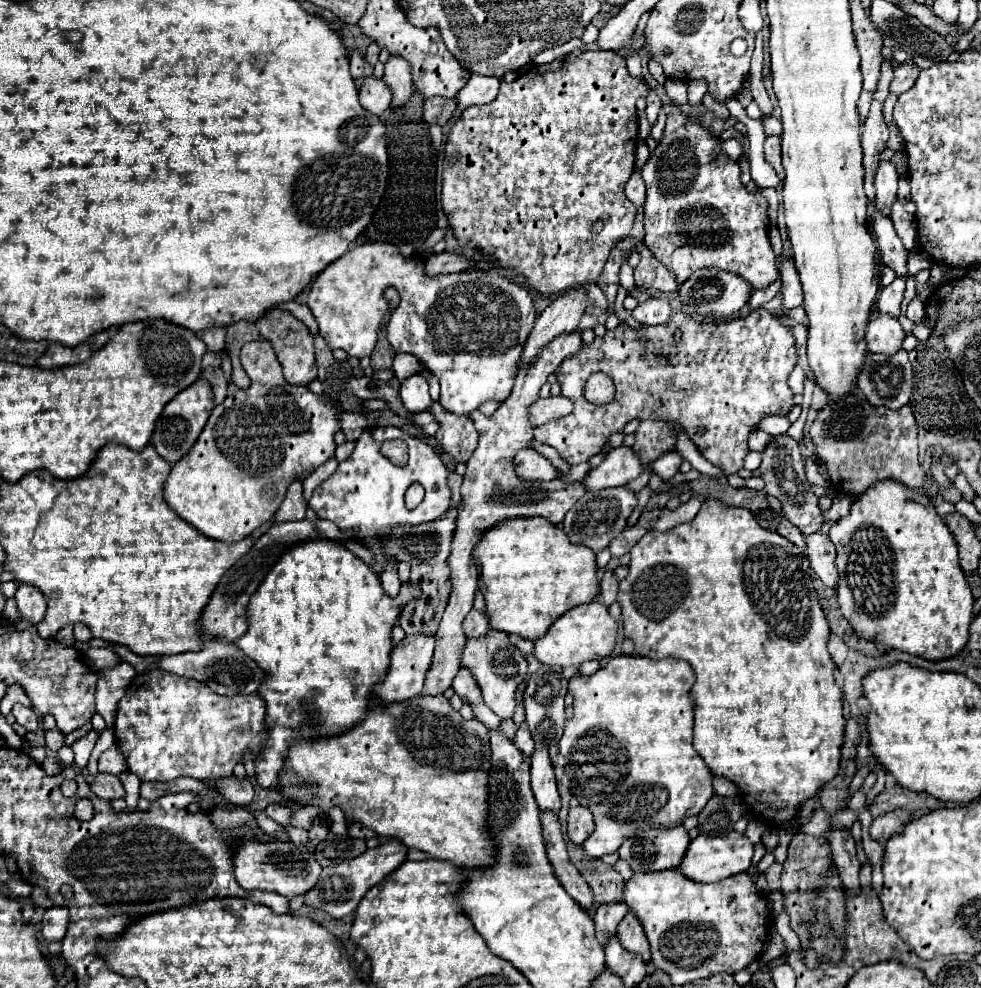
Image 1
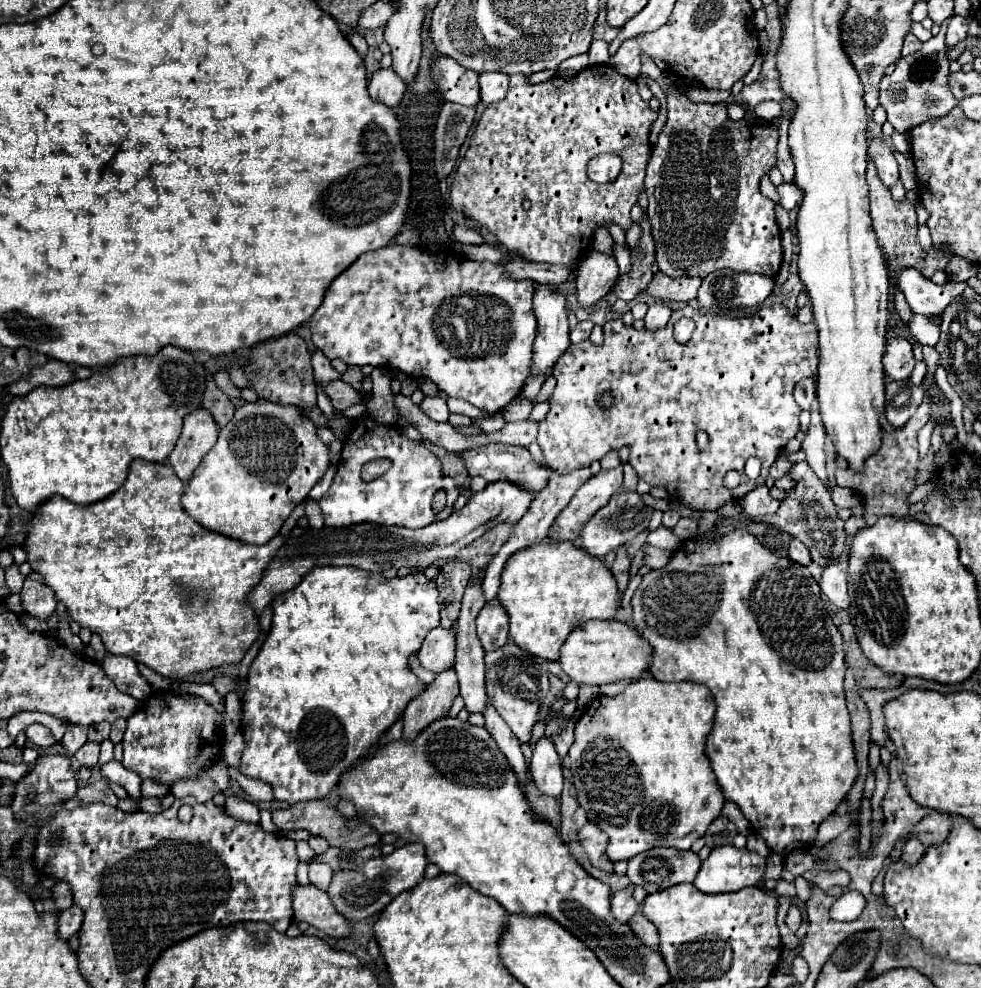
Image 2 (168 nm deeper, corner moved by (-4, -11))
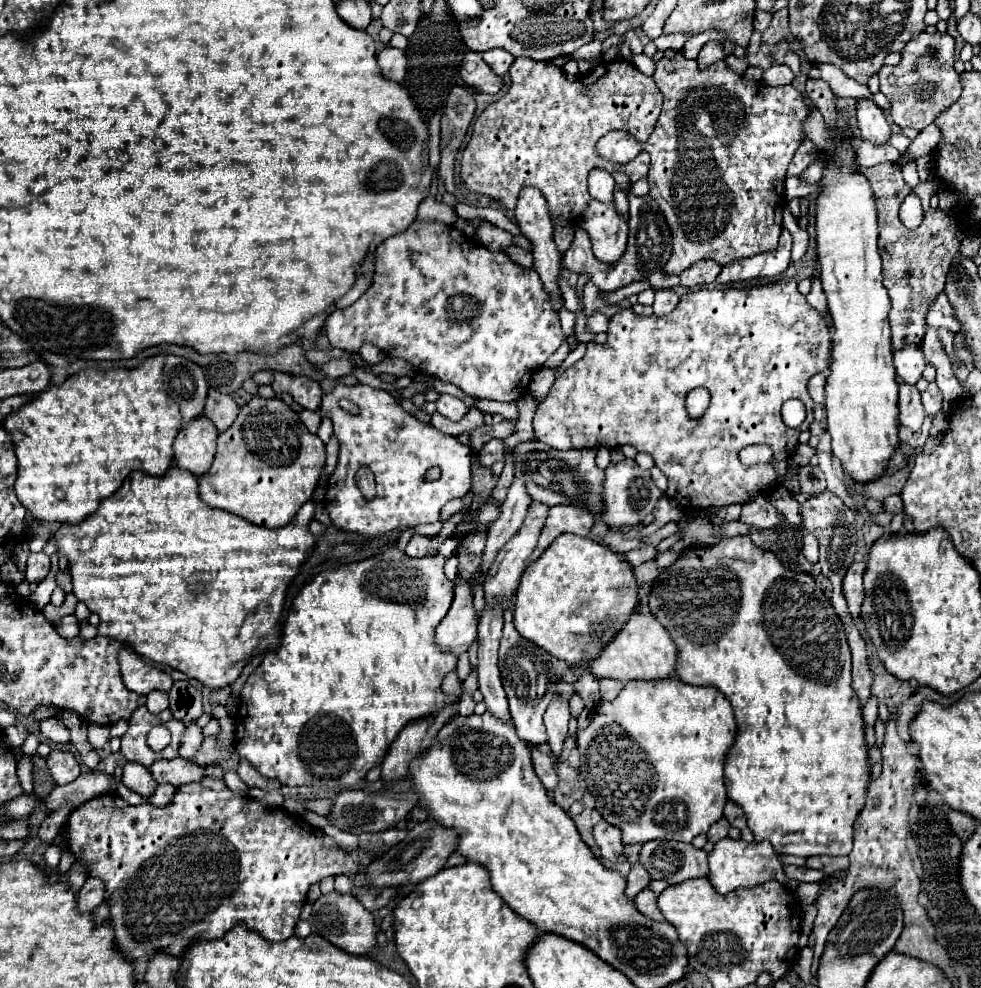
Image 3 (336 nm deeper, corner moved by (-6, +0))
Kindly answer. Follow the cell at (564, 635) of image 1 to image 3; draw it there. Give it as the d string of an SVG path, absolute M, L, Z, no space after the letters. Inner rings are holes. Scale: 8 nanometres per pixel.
M633 612L629 620L623 624L623 628L611 638L609 644L603 646L597 658L587 660L589 670L597 678L617 678L617 680L655 680L655 678L667 678L673 674L675 668L675 654L677 648L665 628L651 616L651 614L639 614Z

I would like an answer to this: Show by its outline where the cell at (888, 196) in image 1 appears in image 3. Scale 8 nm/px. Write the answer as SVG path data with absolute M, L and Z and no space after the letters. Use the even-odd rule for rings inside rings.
M873 100L857 102L857 126L859 126L861 138L871 144L883 146L891 138L889 122L887 122L883 110Z

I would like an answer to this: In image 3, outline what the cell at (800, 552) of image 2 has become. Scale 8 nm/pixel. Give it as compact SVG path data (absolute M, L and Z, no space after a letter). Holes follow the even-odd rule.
M805 534L805 536L803 536L803 554L805 554L805 558L807 558L809 562L817 562L817 558L819 558L817 548L819 548L817 538Z

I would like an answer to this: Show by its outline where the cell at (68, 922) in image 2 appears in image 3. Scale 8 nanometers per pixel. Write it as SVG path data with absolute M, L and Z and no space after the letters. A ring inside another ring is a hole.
M87 878L87 882L83 884L83 888L79 890L79 898L77 898L77 912L91 912L95 906L99 906L103 902L105 894L103 894L103 884L97 878Z

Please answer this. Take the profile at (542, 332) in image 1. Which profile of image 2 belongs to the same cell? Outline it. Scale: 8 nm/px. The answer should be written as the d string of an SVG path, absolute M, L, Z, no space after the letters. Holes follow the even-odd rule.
M589 251L579 265L579 275L575 281L579 305L589 307L597 299L605 297L615 285L617 277L619 277L619 267L613 255Z

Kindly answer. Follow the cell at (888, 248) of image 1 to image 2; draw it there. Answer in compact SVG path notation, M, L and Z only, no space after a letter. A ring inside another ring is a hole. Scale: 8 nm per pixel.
M903 269L897 277L899 289L905 293L909 307L925 317L939 317L947 303L951 303L951 283L935 285L927 281L917 269Z

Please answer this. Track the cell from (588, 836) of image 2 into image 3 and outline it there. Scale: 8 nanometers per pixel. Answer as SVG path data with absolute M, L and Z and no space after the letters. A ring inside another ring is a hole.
M601 820L593 828L593 836L595 836L595 842L599 846L599 852L601 852L601 858L603 860L625 862L623 844L621 844L621 832L615 826L611 826L605 820Z

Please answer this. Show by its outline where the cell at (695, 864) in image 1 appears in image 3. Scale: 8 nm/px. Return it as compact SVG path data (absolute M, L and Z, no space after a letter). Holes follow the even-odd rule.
M729 836L725 840L715 842L713 850L709 852L709 874L707 874L707 878L719 894L727 894L727 892L733 892L737 888L749 888L755 884L763 884L767 880L779 880L779 882L787 880L783 874L783 866L779 862L779 856L769 842L747 844L741 838L733 840Z

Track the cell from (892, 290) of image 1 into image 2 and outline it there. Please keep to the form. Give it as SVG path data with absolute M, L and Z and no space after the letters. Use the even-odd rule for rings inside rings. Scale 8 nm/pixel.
M913 315L913 321L909 323L909 329L911 329L913 337L915 337L921 345L931 345L931 347L935 347L935 343L939 341L939 325L933 323L931 319L923 317L923 315Z

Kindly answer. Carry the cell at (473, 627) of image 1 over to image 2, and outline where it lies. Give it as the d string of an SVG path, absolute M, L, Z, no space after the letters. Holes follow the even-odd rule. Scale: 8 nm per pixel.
M497 597L483 605L483 611L477 617L477 635L485 651L495 651L507 643L509 617Z

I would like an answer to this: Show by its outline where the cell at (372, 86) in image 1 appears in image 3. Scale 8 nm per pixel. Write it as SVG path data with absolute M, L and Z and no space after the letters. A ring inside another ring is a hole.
M383 48L377 56L377 62L379 62L379 68L383 72L383 76L387 80L393 80L393 82L401 82L405 78L405 68L407 68L407 60L405 60L405 54L403 50L397 50L397 48Z

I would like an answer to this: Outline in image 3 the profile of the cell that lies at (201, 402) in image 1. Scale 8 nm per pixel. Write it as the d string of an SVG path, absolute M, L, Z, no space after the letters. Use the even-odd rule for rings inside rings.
M205 416L193 418L175 438L175 464L195 476L203 476L213 462L217 434L217 428Z

